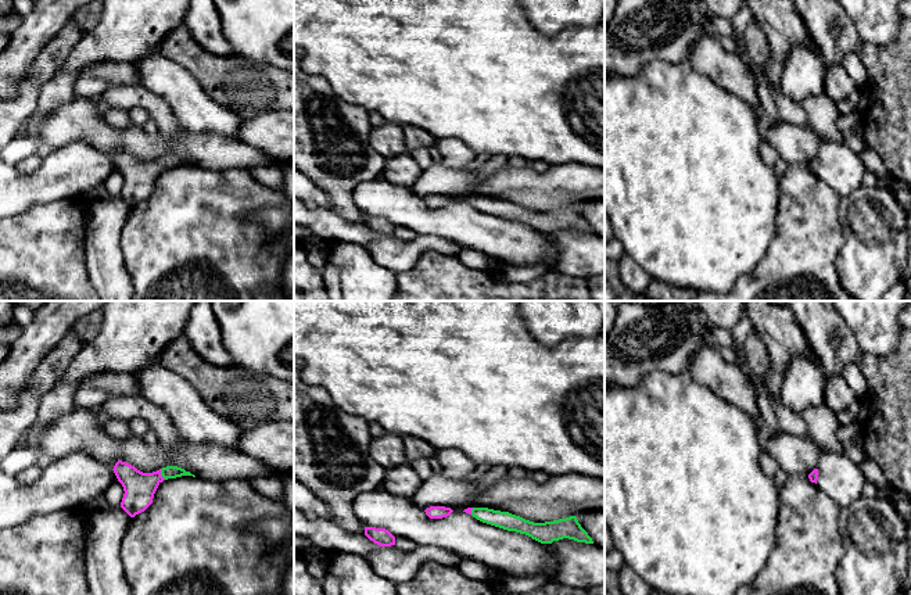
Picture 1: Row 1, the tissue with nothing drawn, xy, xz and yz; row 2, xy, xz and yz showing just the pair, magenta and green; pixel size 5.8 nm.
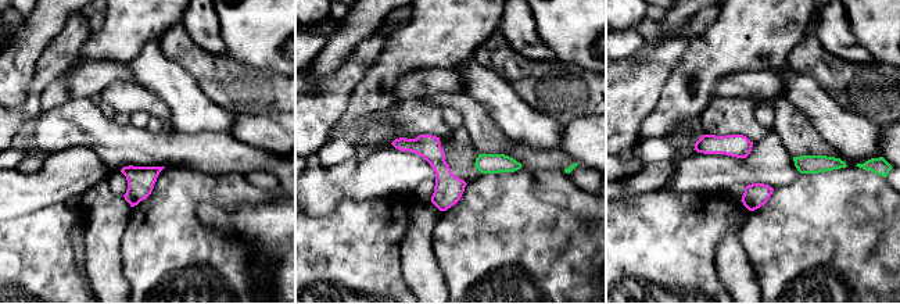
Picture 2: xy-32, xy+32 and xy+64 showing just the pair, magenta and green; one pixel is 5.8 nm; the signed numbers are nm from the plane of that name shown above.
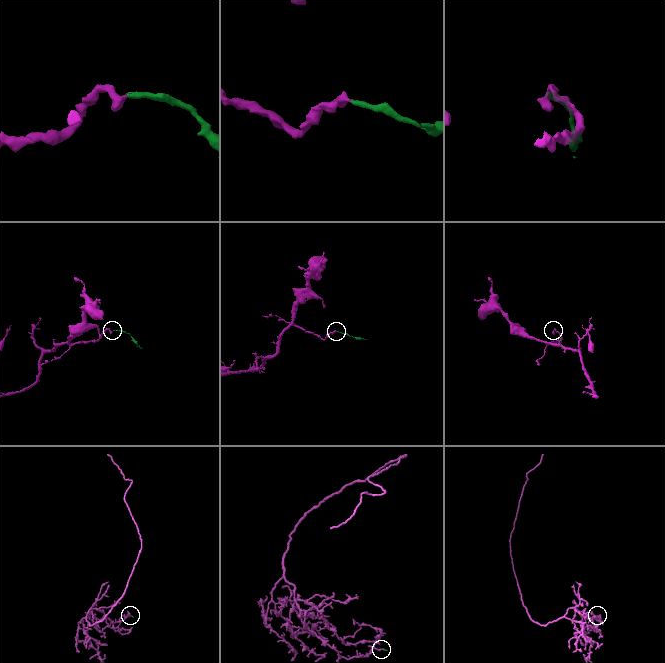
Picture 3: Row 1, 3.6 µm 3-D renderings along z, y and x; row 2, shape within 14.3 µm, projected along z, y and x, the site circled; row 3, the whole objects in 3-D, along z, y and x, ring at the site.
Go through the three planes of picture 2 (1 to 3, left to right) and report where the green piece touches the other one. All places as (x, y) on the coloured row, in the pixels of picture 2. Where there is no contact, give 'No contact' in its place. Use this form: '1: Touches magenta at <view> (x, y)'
1: No contact
2: No contact
3: No contact

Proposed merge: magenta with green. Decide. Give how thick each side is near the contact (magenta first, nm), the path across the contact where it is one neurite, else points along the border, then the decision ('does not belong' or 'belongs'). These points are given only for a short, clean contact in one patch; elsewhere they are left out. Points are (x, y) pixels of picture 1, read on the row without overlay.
180/80 nm | across xy (139, 176), (160, 164), (169, 161) | belongs

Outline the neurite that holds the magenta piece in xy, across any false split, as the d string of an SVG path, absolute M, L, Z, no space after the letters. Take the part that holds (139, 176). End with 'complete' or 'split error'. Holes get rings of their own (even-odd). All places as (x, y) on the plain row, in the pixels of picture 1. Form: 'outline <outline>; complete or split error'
outline M118 150L112 159L125 180L121 197L130 207L144 201L153 193L154 183L164 169L182 165L196 166L177 155L166 155L153 162L143 162L122 150Z; split error

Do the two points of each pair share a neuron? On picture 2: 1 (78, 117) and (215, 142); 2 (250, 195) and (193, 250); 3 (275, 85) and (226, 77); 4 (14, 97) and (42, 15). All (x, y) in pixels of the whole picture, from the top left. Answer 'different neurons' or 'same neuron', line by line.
1: same neuron
2: same neuron
3: same neuron
4: same neuron

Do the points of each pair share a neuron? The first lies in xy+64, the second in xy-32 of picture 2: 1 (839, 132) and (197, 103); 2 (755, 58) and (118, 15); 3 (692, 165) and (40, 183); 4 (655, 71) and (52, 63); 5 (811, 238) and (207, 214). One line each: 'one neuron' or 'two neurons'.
1: one neuron
2: one neuron
3: one neuron
4: one neuron
5: two neurons

